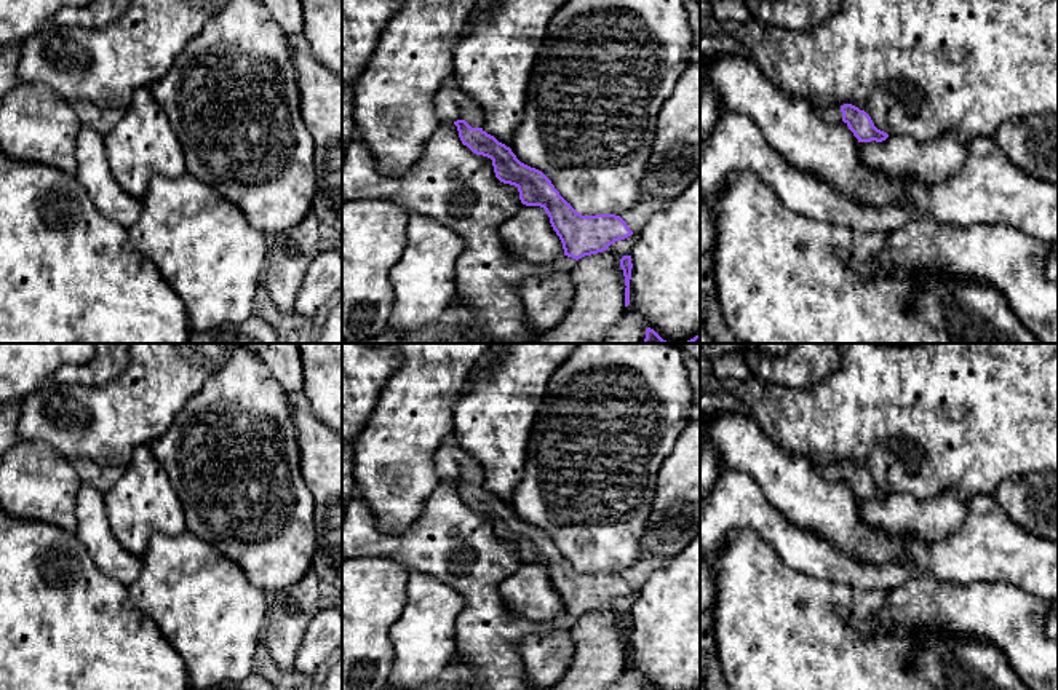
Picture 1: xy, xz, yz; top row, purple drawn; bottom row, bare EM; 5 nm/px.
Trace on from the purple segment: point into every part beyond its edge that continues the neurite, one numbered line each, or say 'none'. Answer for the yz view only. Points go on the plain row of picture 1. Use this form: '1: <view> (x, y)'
1: yz (833, 471)

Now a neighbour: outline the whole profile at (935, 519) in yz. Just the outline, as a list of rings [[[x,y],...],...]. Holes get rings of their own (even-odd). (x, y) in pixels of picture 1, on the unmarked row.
[[[948,490],[930,500],[889,494],[882,500],[858,500],[863,521],[887,533],[913,535],[925,543],[946,540],[964,522],[967,502]]]

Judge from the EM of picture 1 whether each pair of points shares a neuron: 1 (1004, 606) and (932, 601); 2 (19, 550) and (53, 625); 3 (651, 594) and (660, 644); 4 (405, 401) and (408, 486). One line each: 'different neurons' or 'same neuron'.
1: same neuron
2: same neuron
3: same neuron
4: same neuron

